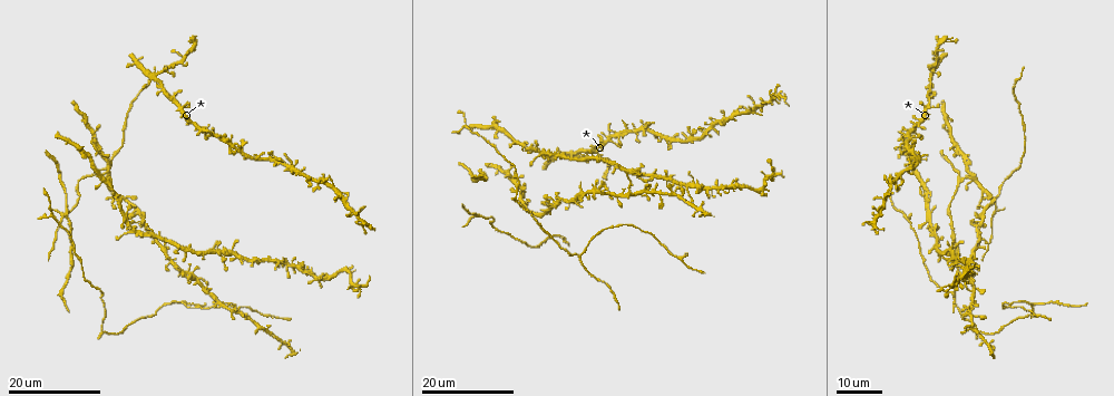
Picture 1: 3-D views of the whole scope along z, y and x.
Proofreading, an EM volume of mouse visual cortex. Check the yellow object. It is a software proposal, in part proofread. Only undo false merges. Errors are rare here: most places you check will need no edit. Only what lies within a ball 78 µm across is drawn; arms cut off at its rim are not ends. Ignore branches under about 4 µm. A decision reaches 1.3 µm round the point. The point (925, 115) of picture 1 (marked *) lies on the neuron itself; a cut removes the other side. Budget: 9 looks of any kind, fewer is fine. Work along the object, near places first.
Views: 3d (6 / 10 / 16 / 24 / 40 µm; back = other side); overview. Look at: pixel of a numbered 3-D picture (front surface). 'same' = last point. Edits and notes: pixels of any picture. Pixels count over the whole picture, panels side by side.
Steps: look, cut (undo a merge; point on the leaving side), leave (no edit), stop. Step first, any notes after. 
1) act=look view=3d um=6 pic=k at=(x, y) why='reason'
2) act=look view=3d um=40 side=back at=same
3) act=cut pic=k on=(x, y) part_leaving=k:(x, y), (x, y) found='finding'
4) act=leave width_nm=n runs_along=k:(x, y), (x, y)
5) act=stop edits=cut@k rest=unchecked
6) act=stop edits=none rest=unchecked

act=look view=3d um=16 pic=1 at=(205, 291) why='four arms meet'

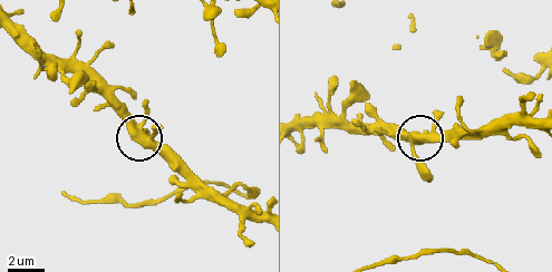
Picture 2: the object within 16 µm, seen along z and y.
act=look view=3d um=6 pic=2 at=(415, 143)

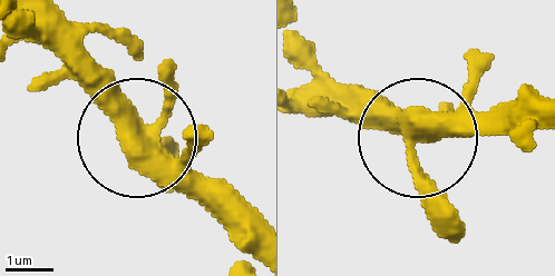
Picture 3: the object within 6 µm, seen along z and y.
act=leave width_nm=400 found='continuous, no second neuron'

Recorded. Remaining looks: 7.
act=look view=3d um=24 pic=1 at=(166, 306) why='three arms meet'

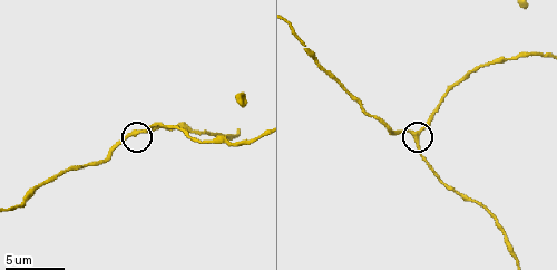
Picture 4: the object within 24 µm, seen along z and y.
act=look view=3d um=10 pic=4 at=(133, 133)

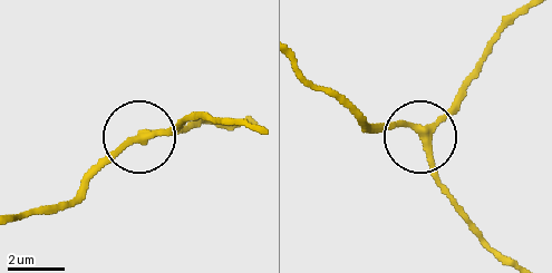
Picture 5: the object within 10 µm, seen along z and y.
act=leave found='all the same neuron'

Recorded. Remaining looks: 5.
act=look view=3d um=24 pic=1 at=(544, 153) why='looks like a crossing'

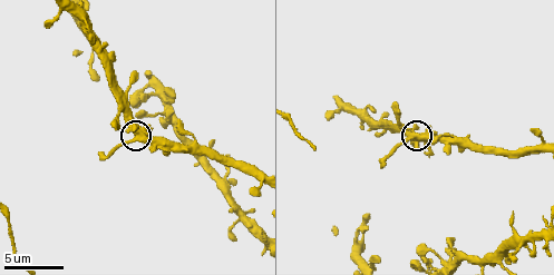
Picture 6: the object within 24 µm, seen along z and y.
act=look view=3d um=6 pic=6 at=(419, 139)

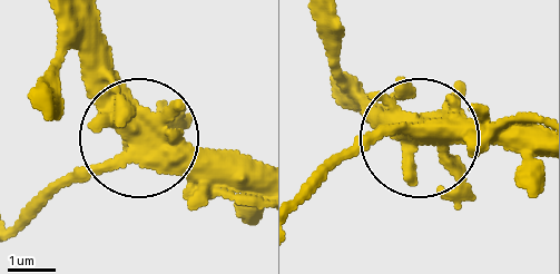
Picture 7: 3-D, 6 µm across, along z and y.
act=leave runs_along=7:(538, 158), (371, 134), (303, 191) found='continuous, no second neuron'

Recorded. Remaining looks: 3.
act=look view=3d um=24 pic=1 at=(910, 164) why='looks like a crossing'

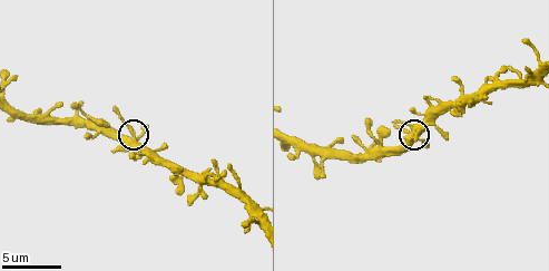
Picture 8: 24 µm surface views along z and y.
act=look view=3d um=6 pic=8 at=(135, 137)

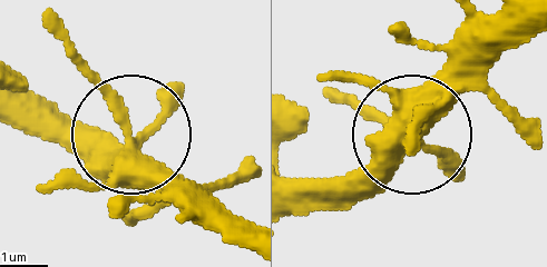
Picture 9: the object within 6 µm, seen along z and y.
act=leave arms=4 found='all the same neuron'

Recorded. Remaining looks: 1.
act=stop edits=none rest=unchecked

